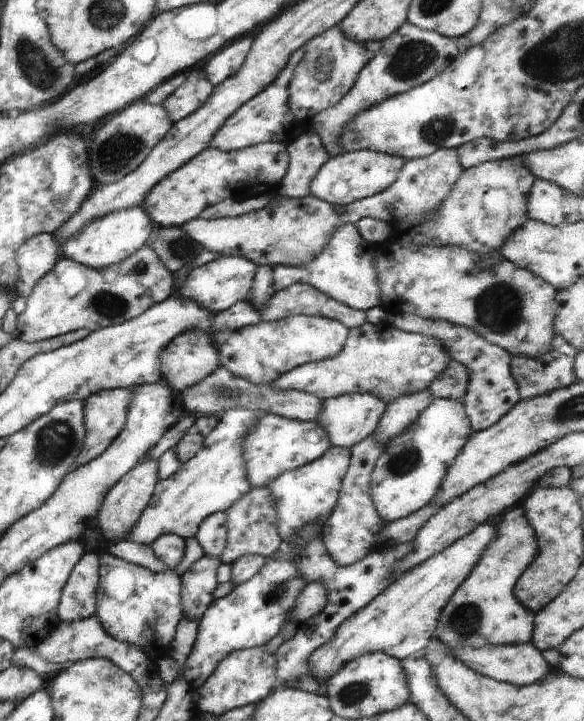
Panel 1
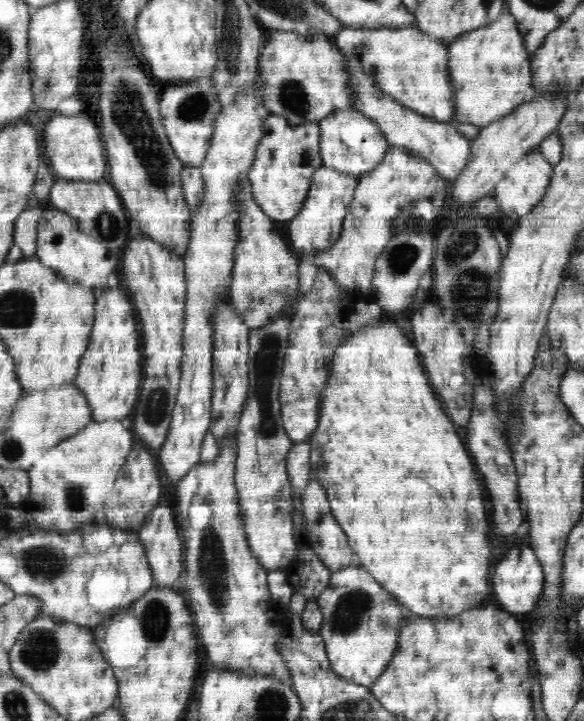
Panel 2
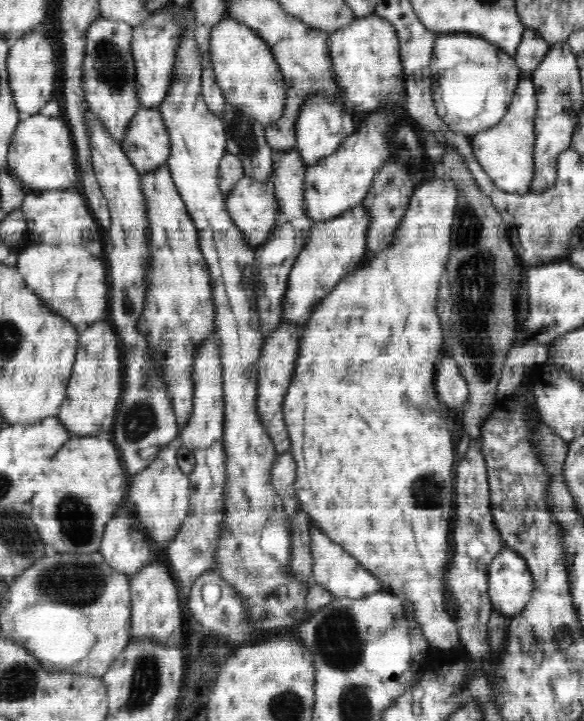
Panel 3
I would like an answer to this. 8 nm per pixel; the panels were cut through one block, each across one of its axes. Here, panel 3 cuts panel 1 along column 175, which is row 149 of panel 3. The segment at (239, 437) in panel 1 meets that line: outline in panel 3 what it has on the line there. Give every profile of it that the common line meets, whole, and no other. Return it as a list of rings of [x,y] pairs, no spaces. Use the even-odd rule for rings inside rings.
[[[521,74],[511,105],[502,120],[489,128],[470,135],[475,160],[498,189],[523,195],[530,193],[534,177],[535,116],[537,91],[531,74]]]

